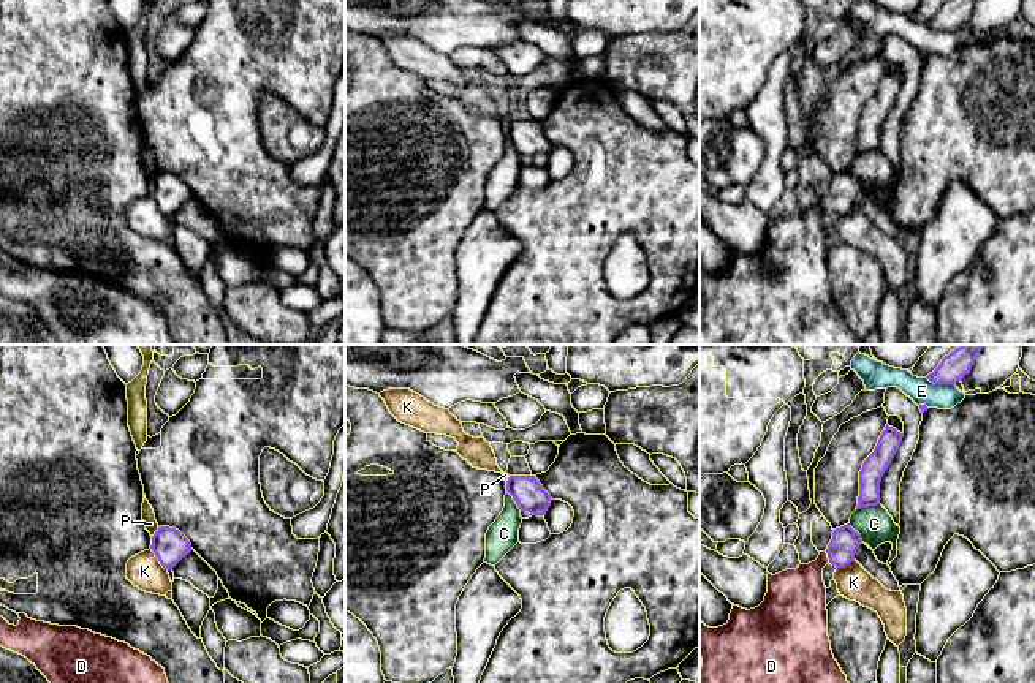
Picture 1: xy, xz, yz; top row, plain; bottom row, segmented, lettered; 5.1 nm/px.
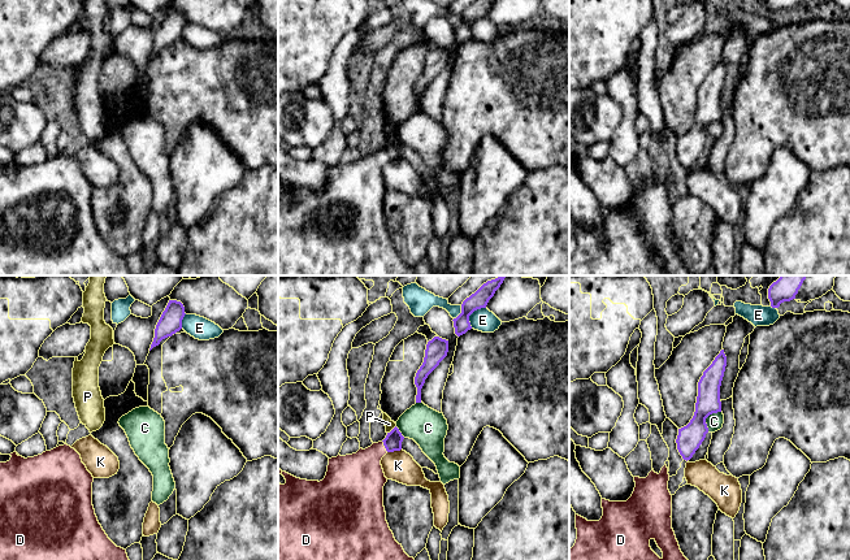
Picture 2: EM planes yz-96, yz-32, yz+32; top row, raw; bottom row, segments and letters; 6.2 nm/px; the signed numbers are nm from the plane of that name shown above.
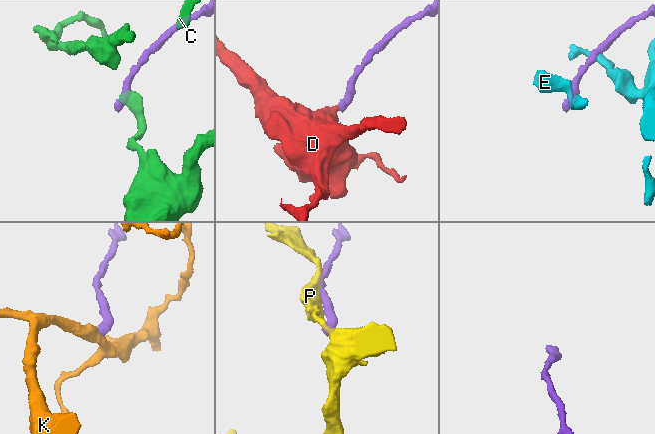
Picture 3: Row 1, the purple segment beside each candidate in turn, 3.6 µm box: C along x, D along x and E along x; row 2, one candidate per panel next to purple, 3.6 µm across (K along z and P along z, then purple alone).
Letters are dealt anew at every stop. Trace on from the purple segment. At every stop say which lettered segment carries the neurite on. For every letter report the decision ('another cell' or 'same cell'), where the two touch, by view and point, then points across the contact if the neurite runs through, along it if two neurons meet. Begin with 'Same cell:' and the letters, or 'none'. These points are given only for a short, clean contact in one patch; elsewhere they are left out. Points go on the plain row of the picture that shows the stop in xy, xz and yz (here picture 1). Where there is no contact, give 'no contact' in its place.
Same cell: D
C: another cell; contact yz (868, 152); border yz (879, 149), (856, 155)
D: same cell; contact yz (828, 203); way yz (842, 193), (828, 203), (814, 215), (798, 241)
E: another cell; contact yz (940, 29); border yz (926, 22), (934, 29), (955, 30)
K: another cell; contact xy (159, 206); border xy (151, 193), (157, 206), (168, 215)
P: another cell; contact xy (155, 177); border xy (159, 173), (152, 182)

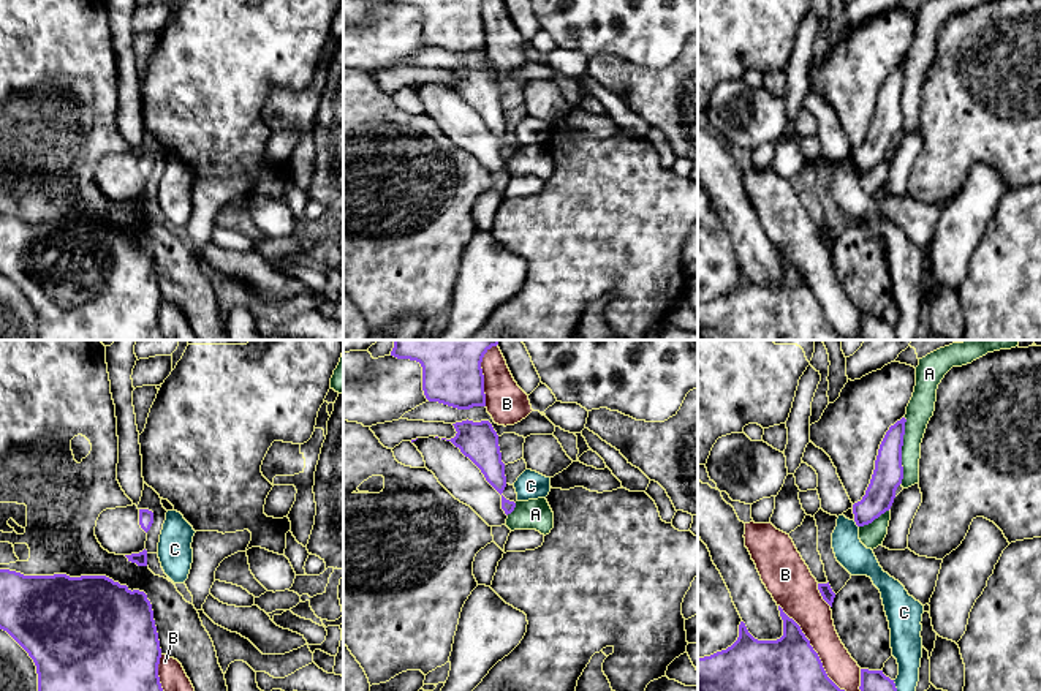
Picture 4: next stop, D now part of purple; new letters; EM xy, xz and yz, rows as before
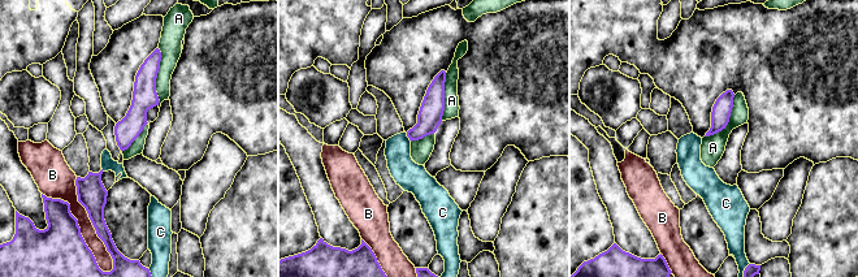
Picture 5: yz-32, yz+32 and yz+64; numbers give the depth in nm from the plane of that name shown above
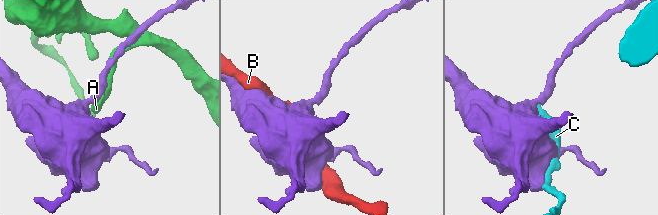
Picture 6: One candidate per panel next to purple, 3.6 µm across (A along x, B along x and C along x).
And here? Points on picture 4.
Same cell: none
A: another cell; contact yz (900, 97)
B: another cell; contact yz (815, 298)
C: another cell; contact yz (856, 169)

